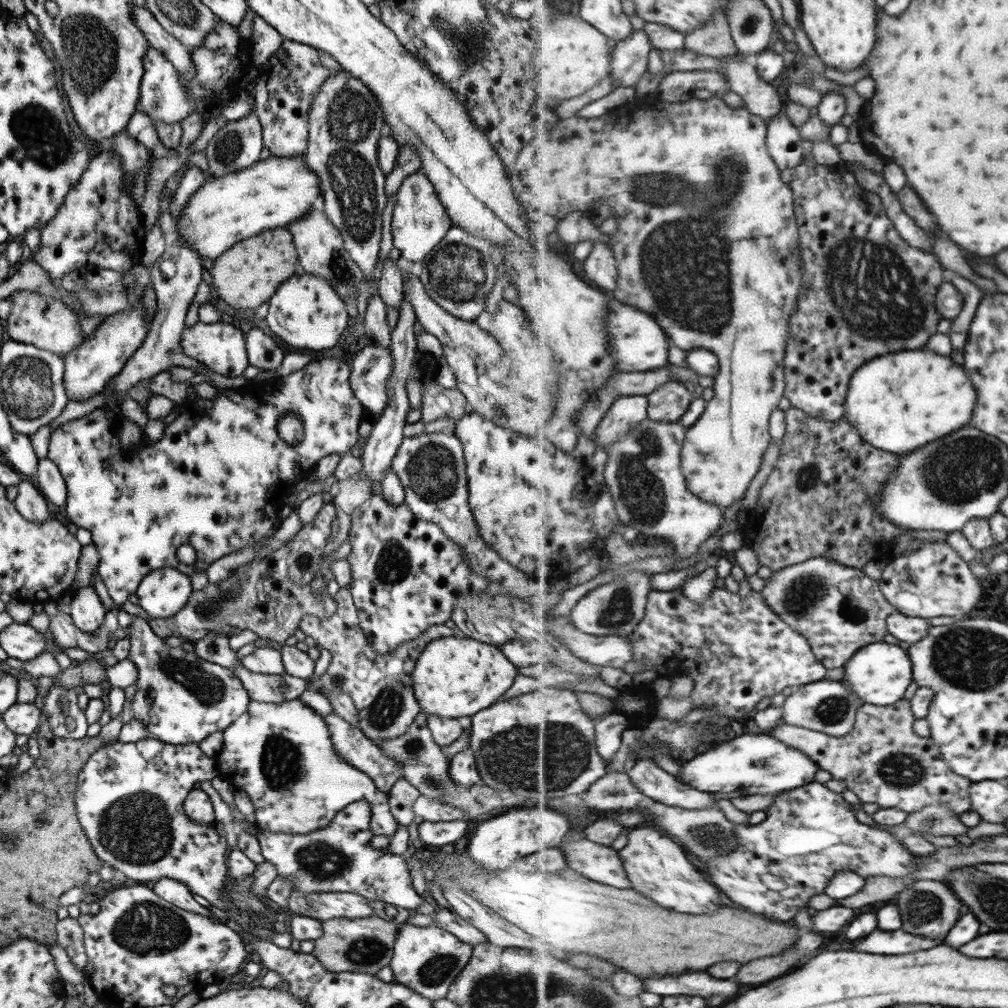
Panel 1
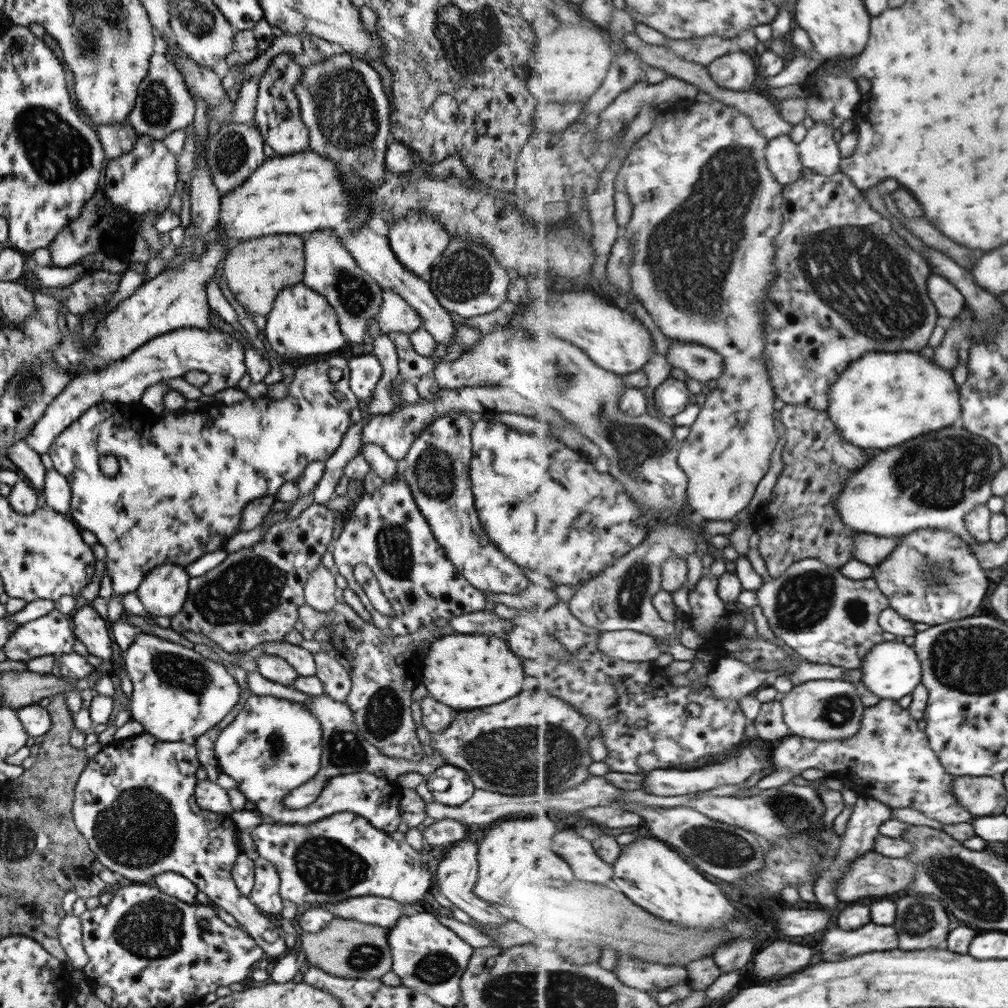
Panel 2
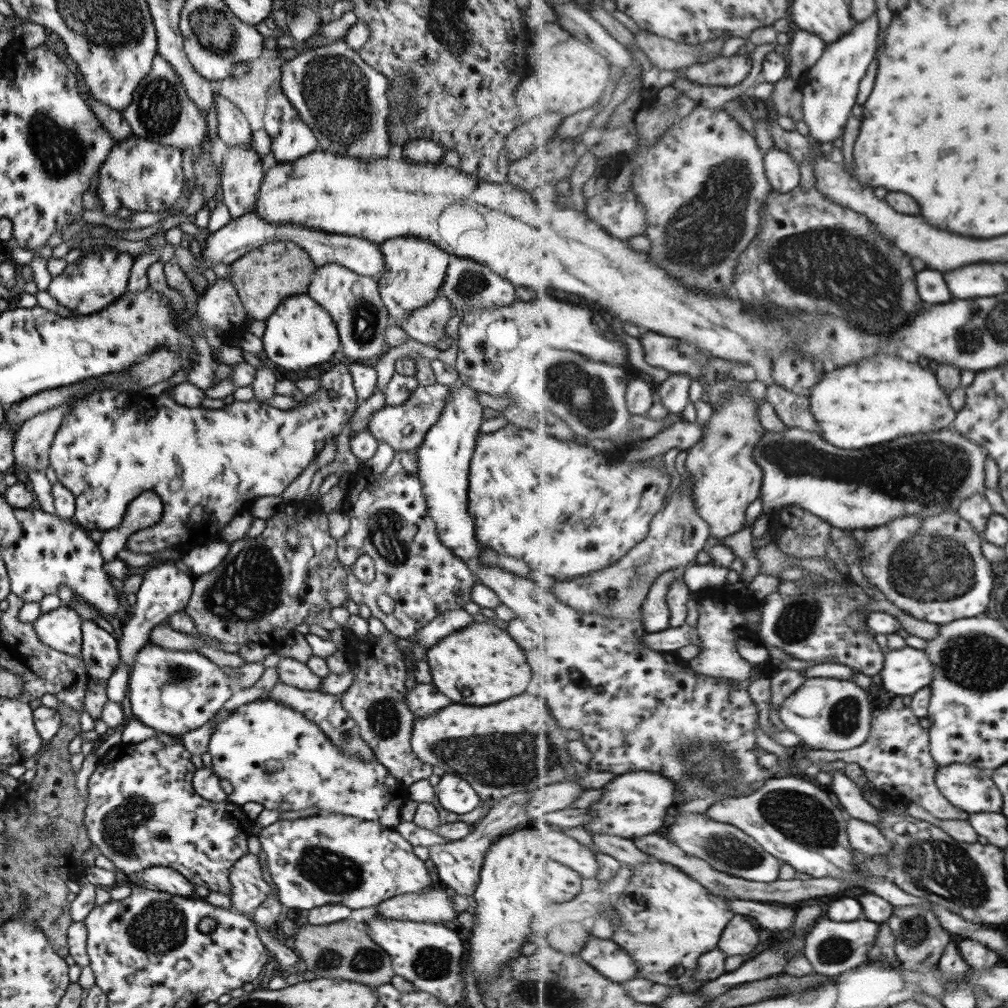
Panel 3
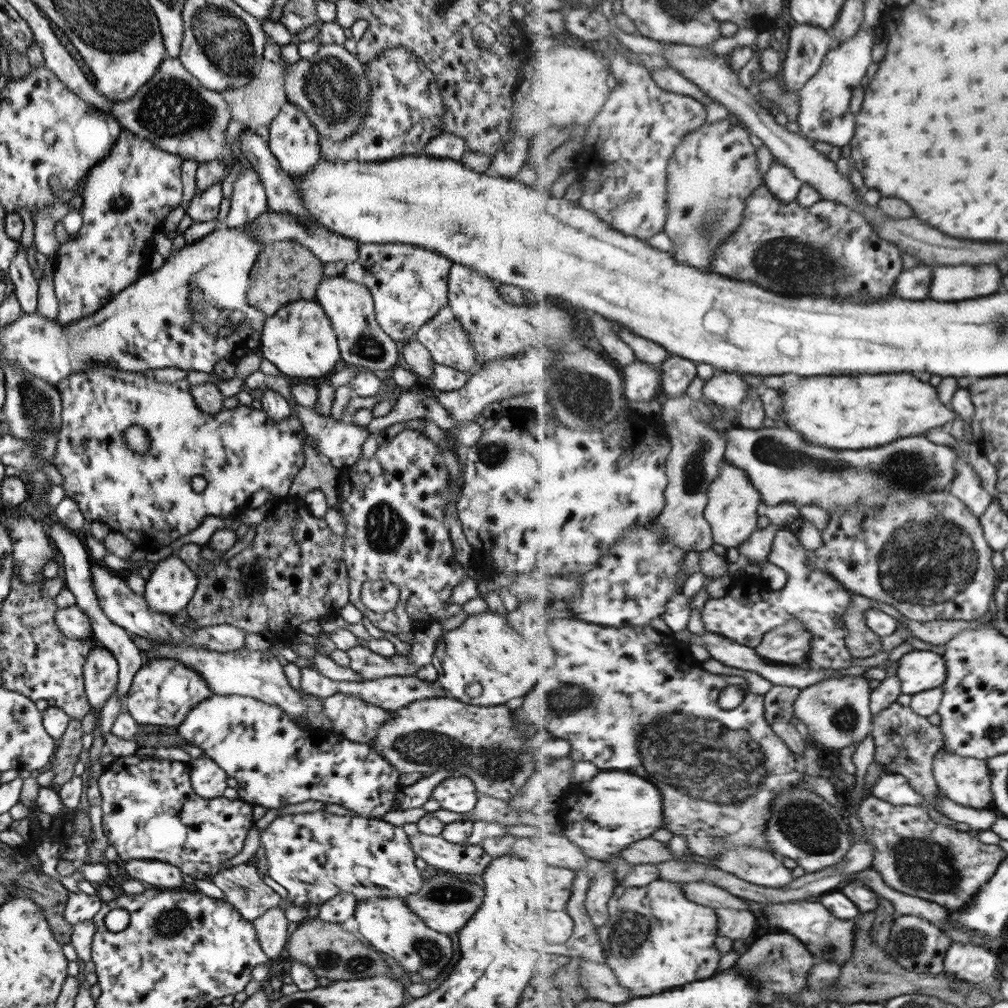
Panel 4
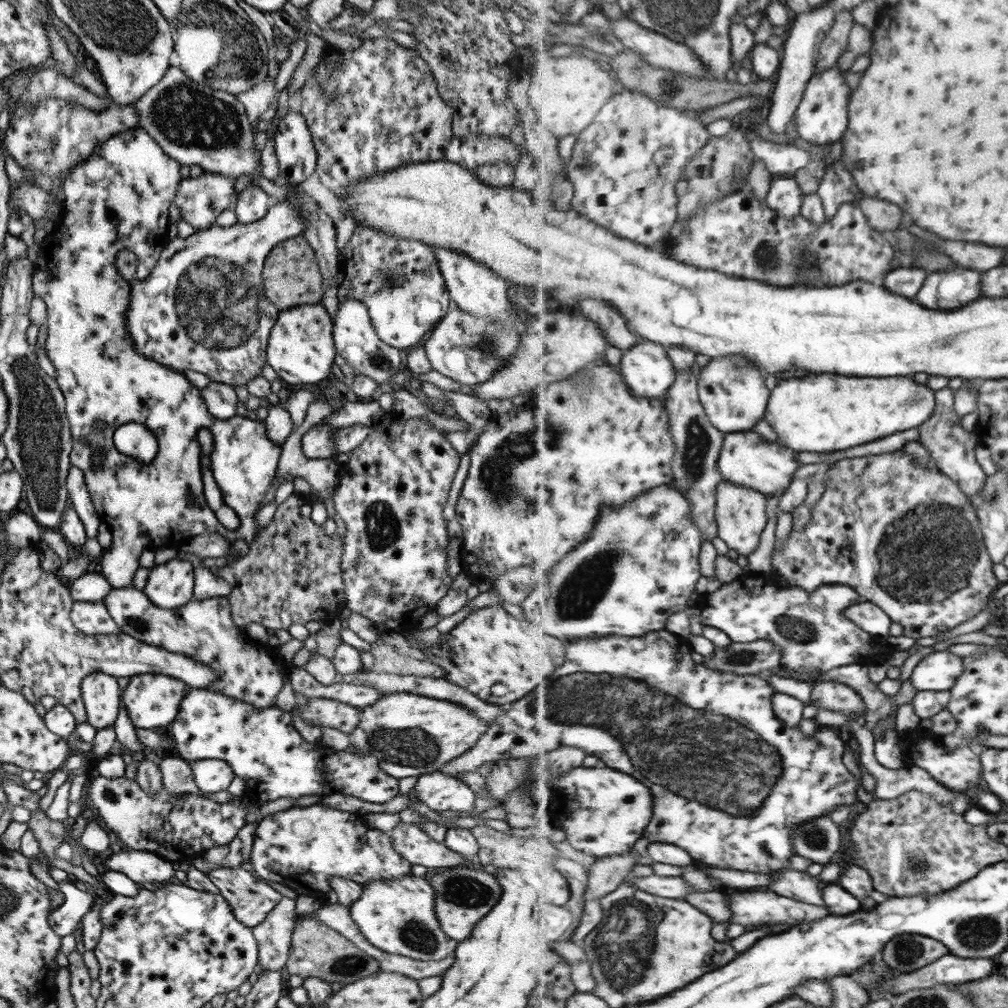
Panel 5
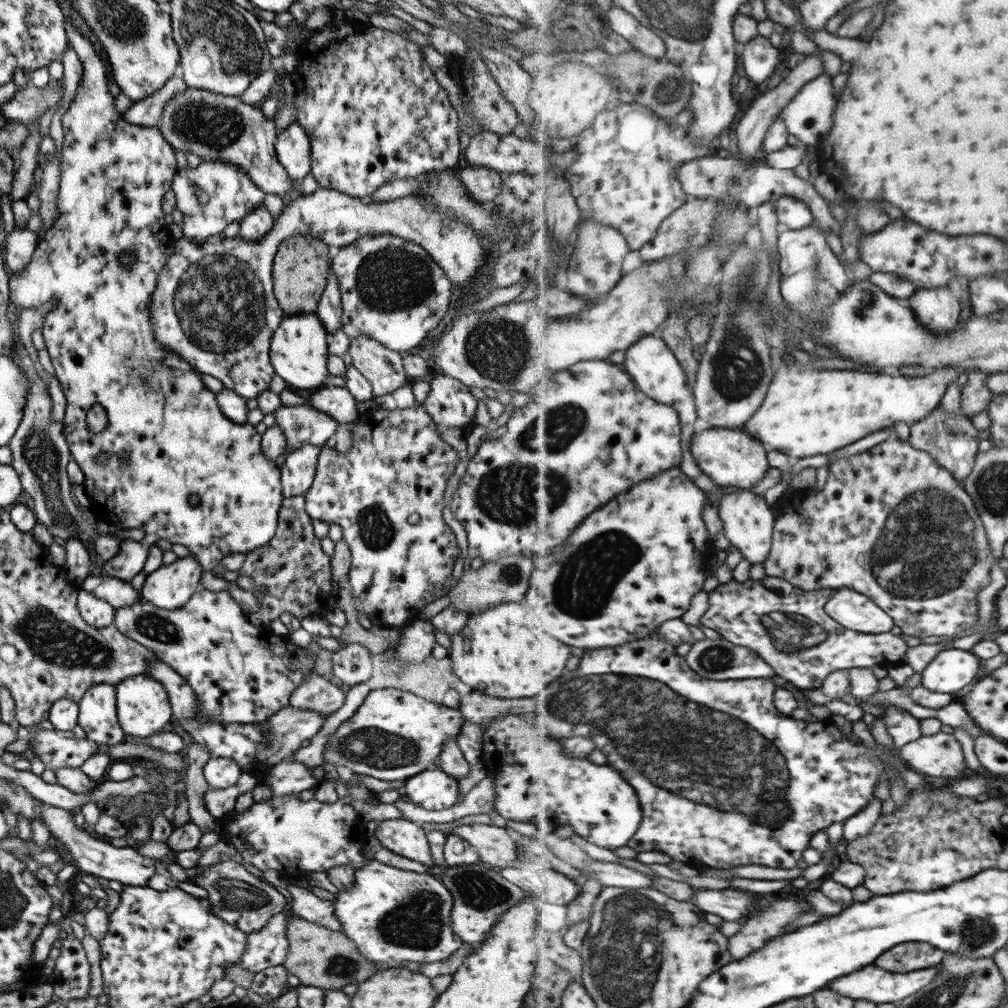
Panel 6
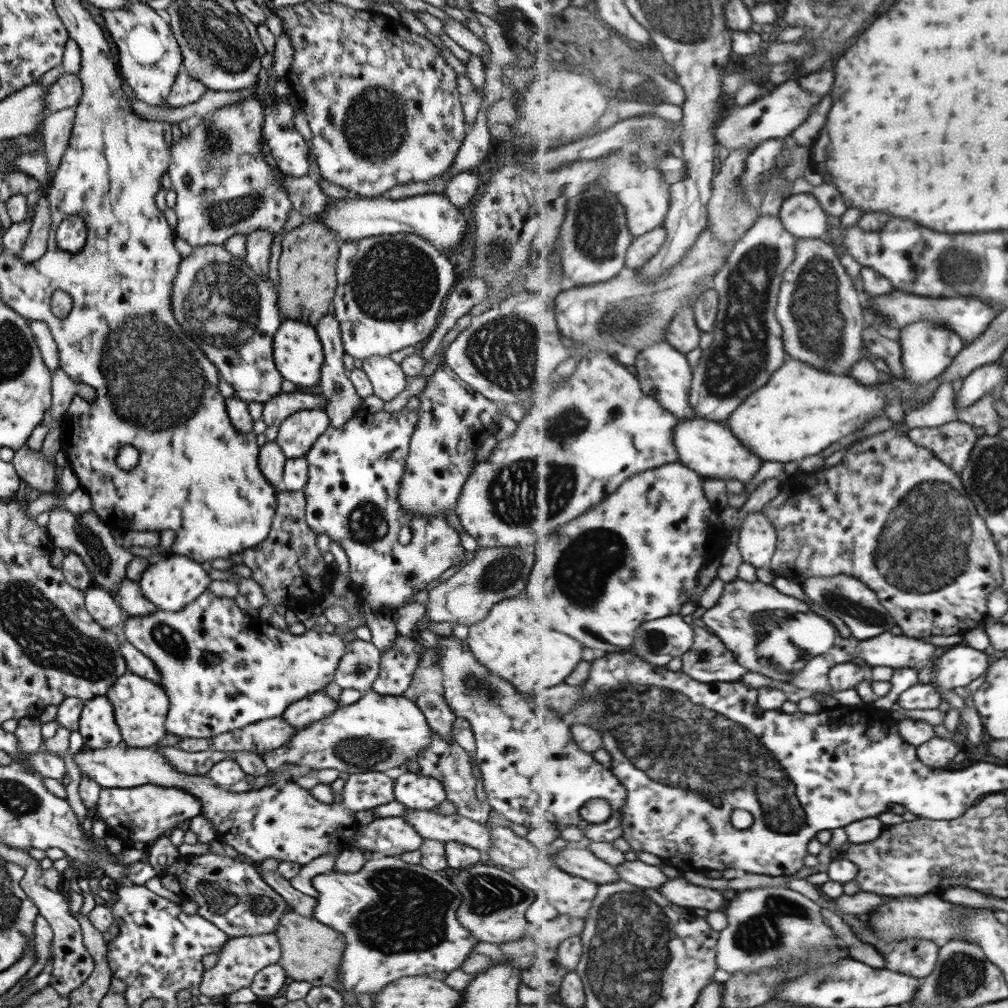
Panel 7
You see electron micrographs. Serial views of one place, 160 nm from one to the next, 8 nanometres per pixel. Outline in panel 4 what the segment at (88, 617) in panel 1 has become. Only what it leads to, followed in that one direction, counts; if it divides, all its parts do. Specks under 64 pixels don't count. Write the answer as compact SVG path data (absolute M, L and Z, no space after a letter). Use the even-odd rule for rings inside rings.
M95 645L82 666L84 693L91 707L101 708L116 688L118 666L115 657L102 645Z

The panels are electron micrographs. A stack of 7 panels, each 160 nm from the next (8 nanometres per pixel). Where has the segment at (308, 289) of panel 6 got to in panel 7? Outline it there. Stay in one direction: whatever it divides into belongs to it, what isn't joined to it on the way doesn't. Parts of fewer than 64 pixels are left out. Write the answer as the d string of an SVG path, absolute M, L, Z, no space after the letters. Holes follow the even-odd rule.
M317 221L302 222L285 232L280 242L277 263L279 279L276 296L278 311L284 320L315 327L321 316L331 310L330 305L335 296L338 245L334 232Z

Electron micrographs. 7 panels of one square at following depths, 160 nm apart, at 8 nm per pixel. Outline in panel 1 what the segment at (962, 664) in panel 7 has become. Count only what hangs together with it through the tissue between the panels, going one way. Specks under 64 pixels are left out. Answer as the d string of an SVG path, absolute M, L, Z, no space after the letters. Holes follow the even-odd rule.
M884 641L860 648L843 667L844 676L841 681L867 704L890 706L899 703L914 682L913 663L908 649L903 650Z

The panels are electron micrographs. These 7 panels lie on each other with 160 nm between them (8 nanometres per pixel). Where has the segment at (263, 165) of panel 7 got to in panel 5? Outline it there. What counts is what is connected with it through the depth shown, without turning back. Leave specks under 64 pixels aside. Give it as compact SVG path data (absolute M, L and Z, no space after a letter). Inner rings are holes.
M204 172L199 178L181 179L177 185L173 204L179 208L181 219L199 231L208 229L211 223L231 206L234 179Z

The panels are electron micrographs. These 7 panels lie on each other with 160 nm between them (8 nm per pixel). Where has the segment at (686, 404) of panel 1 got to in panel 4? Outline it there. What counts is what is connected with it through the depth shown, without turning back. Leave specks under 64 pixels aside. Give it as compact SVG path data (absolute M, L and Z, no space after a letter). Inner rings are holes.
M673 355L662 364L662 397L684 396L695 378L697 363Z

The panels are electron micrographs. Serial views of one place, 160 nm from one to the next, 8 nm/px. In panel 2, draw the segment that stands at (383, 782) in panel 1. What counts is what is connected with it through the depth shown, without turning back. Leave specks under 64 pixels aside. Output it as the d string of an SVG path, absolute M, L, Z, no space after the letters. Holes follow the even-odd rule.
M310 696L304 704L303 708L307 709L318 721L322 728L321 735L321 756L320 767L317 776L313 777L306 785L300 788L293 788L289 795L283 796L283 806L287 809L297 810L312 804L317 795L323 788L325 781L338 775L354 775L363 774L365 772L377 776L377 778L385 778L385 781L394 783L398 776L402 774L415 772L420 775L430 775L438 766L445 763L444 756L437 751L425 755L418 761L410 761L400 758L393 758L379 752L377 748L371 746L361 735L352 719L352 712L345 702L337 702L328 696Z

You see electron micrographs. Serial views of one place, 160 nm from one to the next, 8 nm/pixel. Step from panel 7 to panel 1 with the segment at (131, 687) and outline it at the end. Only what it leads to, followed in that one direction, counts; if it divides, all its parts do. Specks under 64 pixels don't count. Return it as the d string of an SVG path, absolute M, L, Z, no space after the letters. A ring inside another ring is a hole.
M131 615L128 630L130 649L127 659L137 667L138 672L135 682L137 688L130 709L133 718L144 724L149 736L165 744L198 743L211 732L222 732L245 712L250 698L231 669L201 660L195 653L185 652L180 646L166 647L163 639L155 636L147 621L139 616Z

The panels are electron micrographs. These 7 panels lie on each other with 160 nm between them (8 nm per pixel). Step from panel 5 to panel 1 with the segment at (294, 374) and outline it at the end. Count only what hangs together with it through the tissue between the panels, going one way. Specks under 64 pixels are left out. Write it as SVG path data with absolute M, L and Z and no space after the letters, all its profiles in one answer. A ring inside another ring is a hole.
M297 270L288 279L282 280L268 302L269 309L262 326L267 326L276 337L275 340L279 338L284 346L287 345L291 350L325 350L325 348L334 347L339 342L341 334L349 327L348 314L332 284L327 279L310 275L305 271Z

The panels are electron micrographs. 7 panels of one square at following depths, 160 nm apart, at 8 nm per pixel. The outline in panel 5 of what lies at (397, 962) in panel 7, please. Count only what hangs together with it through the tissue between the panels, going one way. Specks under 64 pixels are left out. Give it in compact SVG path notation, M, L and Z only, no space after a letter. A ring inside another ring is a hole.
M406 874L401 878L392 878L389 880L371 880L362 885L362 893L359 898L352 902L348 907L349 918L357 926L359 932L365 937L365 940L372 944L376 949L388 952L389 954L398 954L406 956L413 960L443 960L452 955L458 941L449 938L440 928L435 911L433 911L433 889L428 882L421 877Z

